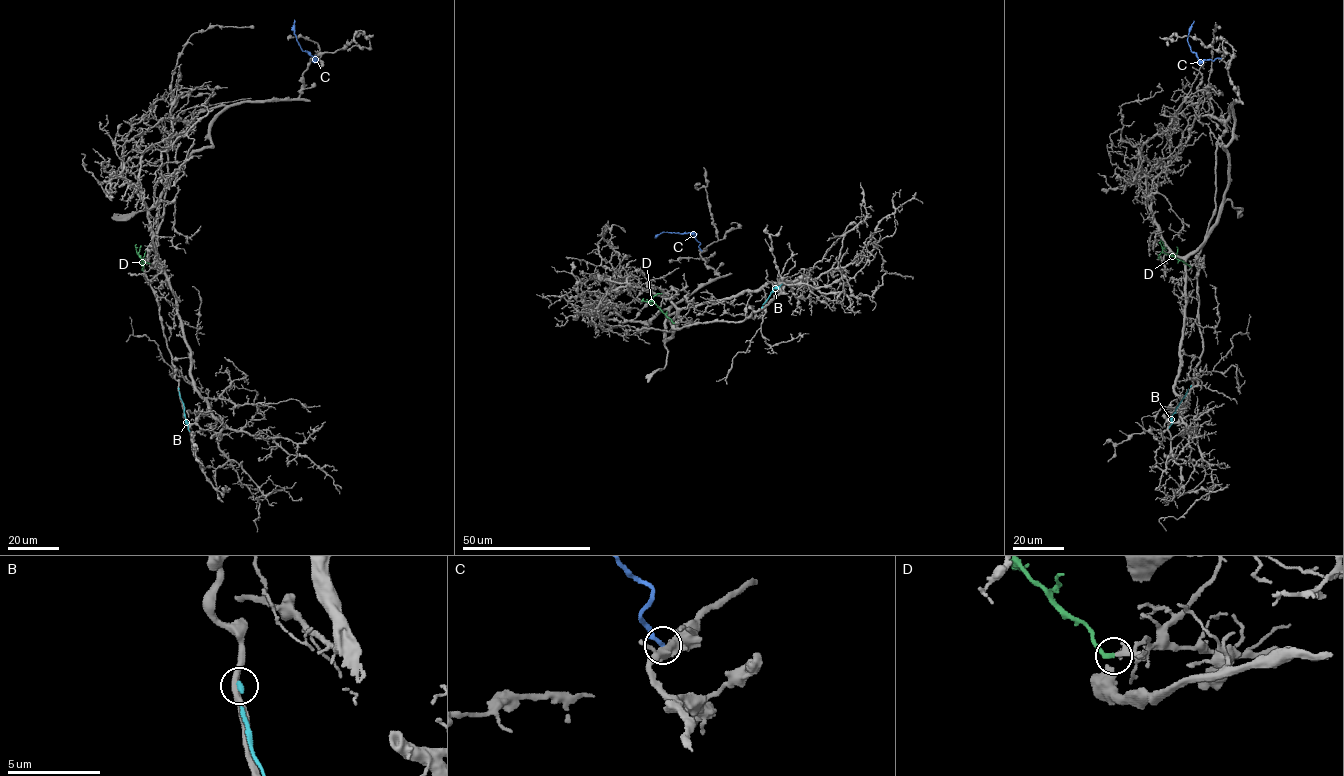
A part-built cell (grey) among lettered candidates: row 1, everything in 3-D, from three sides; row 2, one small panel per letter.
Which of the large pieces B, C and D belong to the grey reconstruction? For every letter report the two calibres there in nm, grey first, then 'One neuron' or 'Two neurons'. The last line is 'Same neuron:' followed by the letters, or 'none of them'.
B: Thickness 380 nm (grey) against 200 nm. Two neurons
C: Thickness 500 nm (grey) against 240 nm. Two neurons
D: Thickness 240 nm (grey) against 220 nm. One neuron
Same neuron: D

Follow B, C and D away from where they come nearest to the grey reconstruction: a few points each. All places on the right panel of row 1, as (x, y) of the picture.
B: (1191, 386), (1172, 415), (1169, 428)
C: (1221, 58), (1201, 61), (1192, 52), (1187, 39), (1194, 20)
D: (1190, 267), (1163, 252), (1160, 239)

